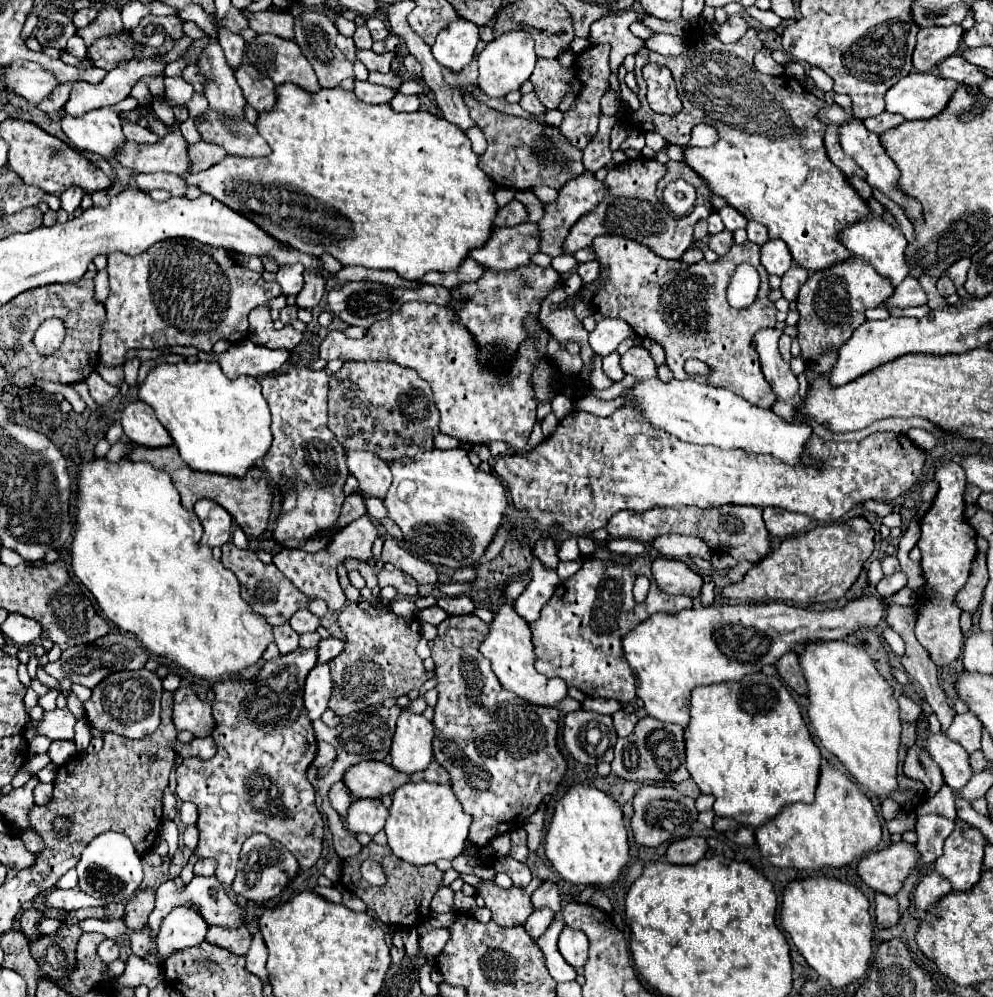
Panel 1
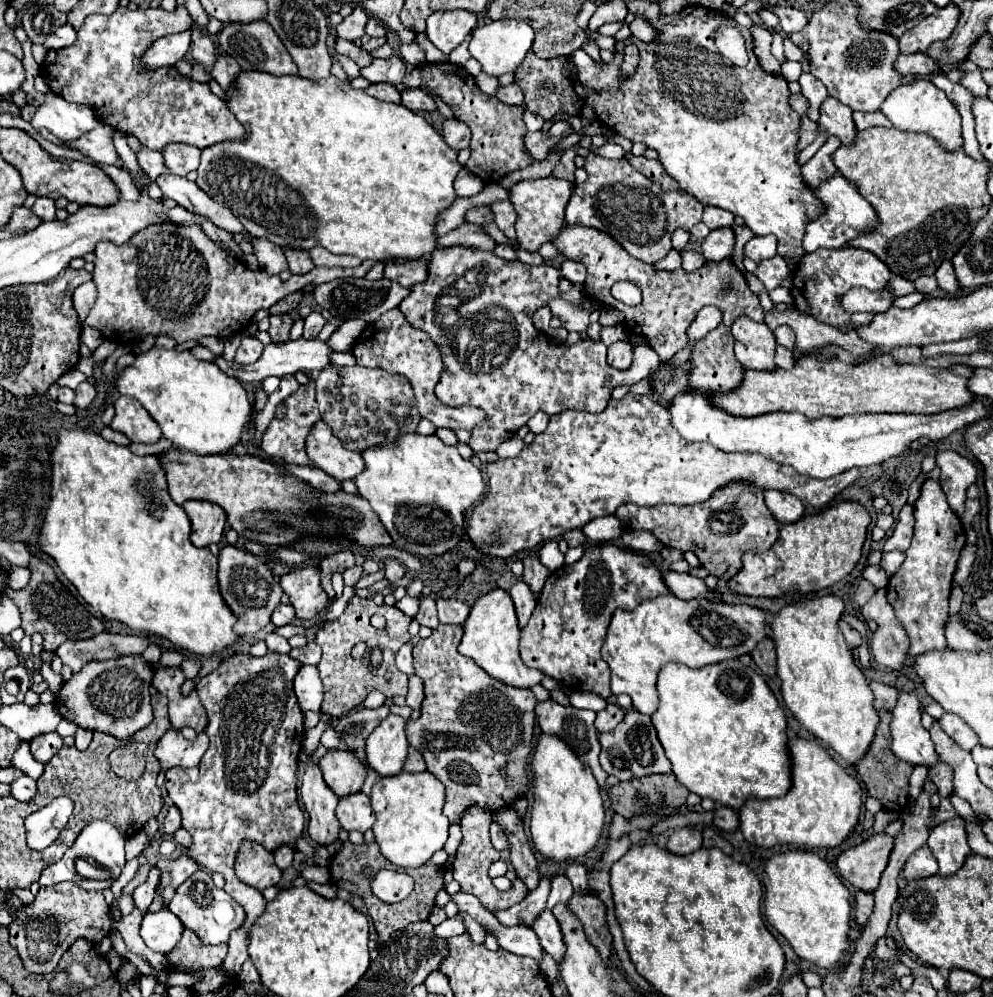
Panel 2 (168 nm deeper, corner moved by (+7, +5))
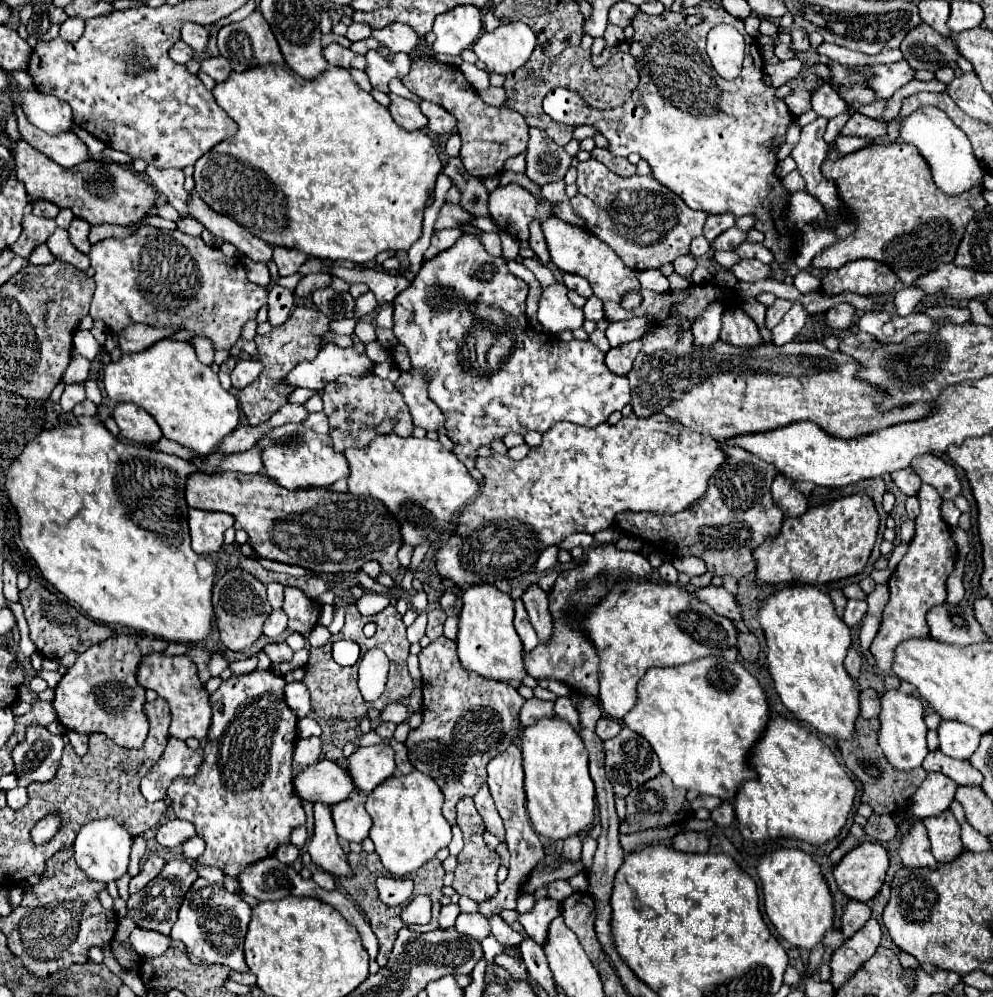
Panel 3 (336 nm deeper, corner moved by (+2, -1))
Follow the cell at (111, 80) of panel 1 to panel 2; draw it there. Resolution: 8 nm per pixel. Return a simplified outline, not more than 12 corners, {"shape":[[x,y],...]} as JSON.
{"shape":[[190,31],[166,35],[142,55],[142,69],[172,67],[190,47]]}

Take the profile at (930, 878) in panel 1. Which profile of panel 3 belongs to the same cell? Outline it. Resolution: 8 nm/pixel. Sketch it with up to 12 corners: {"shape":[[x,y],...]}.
{"shape":[[923,821],[901,837],[905,867],[937,867]]}

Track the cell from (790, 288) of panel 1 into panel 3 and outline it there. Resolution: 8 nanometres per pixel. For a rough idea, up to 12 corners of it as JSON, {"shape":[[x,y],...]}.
{"shape":[[741,259],[731,267],[739,281],[771,277],[771,267],[757,259]]}

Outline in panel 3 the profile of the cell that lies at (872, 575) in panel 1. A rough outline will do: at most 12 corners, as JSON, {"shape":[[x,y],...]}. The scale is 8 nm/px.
{"shape":[[815,585],[763,601],[769,673],[783,705],[849,739],[859,685],[851,631]]}

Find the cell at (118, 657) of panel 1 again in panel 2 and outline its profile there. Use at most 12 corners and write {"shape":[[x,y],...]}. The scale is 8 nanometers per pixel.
{"shape":[[100,633],[56,655],[76,673],[90,661],[142,655],[146,637]]}

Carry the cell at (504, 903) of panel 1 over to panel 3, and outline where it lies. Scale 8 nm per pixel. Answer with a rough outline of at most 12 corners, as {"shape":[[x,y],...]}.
{"shape":[[473,799],[457,803],[463,849],[453,889],[473,901],[497,895],[499,855],[483,841]]}

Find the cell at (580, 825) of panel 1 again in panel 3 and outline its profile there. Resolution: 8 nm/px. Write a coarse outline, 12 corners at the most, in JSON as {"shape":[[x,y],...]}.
{"shape":[[559,715],[521,733],[527,811],[545,839],[593,823],[587,749]]}

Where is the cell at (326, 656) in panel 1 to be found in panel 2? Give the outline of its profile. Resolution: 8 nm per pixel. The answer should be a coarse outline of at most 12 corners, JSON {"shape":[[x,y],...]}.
{"shape":[[316,641],[292,649],[290,657],[302,665],[318,665],[322,649]]}

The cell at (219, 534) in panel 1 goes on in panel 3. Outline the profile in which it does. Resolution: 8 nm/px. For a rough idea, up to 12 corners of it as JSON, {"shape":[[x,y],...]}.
{"shape":[[189,508],[195,553],[215,553],[235,517]]}

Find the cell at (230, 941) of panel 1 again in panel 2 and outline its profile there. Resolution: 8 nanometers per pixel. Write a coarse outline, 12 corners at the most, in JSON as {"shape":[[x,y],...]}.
{"shape":[[184,931],[168,961],[182,969],[220,967],[228,945],[202,945]]}

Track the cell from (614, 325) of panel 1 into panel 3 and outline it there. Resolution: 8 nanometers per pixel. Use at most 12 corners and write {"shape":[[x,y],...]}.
{"shape":[[563,283],[541,287],[537,321],[545,331],[579,329],[583,311]]}

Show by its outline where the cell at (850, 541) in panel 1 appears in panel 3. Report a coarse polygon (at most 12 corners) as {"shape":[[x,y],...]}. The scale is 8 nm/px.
{"shape":[[865,493],[785,517],[755,549],[757,581],[863,571],[879,531]]}

